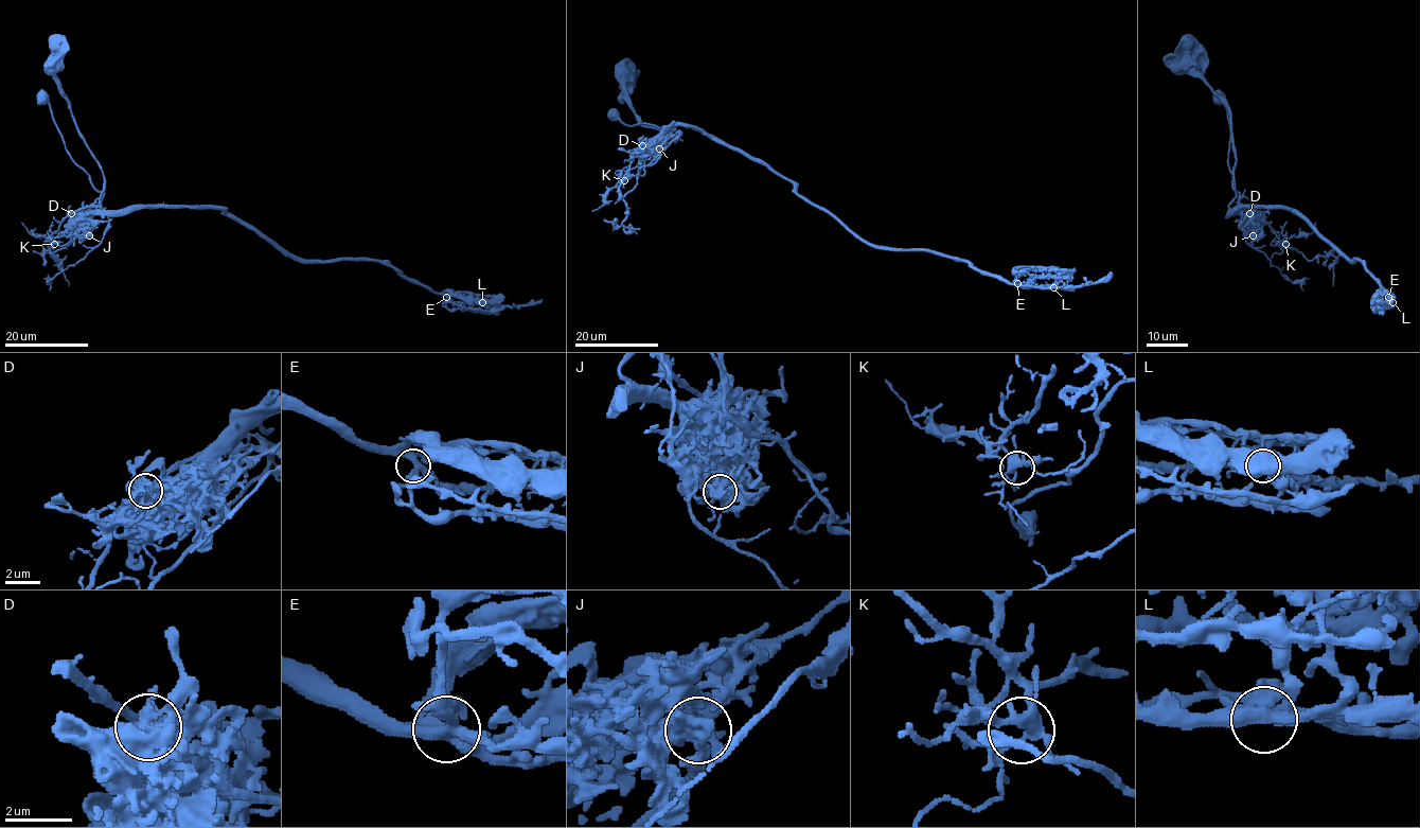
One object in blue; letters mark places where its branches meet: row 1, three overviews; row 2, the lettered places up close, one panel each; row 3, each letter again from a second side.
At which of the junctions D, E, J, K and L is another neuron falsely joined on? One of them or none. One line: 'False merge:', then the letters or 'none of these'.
False merge: D

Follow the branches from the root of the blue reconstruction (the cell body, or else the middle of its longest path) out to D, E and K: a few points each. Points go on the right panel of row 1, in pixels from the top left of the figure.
D: (1177, 66), (1183, 60), (1222, 100), (1229, 112), (1235, 152), (1234, 189), (1239, 192), (1239, 205), (1249, 214)
E: (1177, 66), (1183, 60), (1229, 112), (1235, 152), (1229, 211), (1294, 210), (1347, 259), (1359, 260), (1388, 297)
K: (1177, 66), (1183, 60), (1225, 104), (1235, 152), (1234, 189), (1239, 192), (1239, 205), (1278, 231), (1285, 244)

